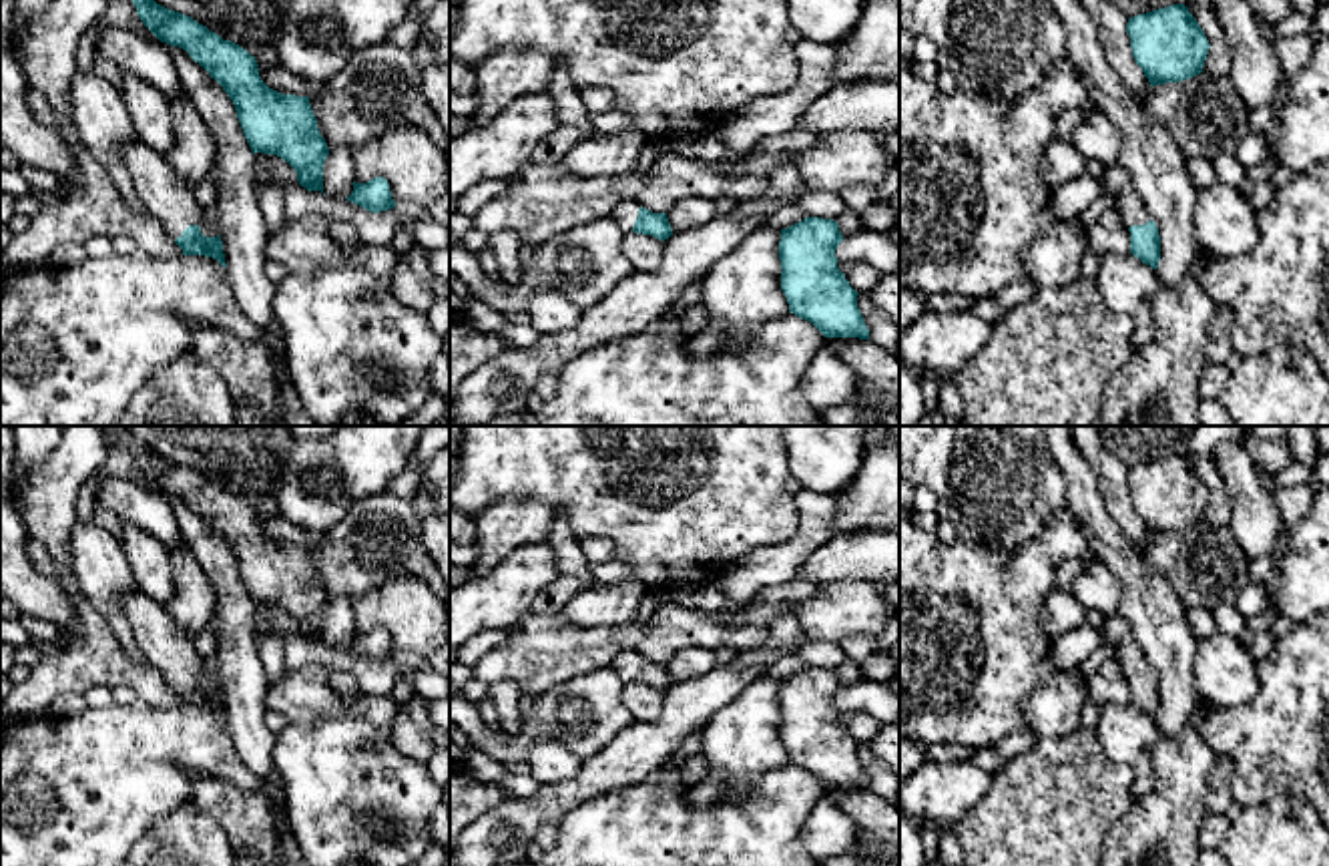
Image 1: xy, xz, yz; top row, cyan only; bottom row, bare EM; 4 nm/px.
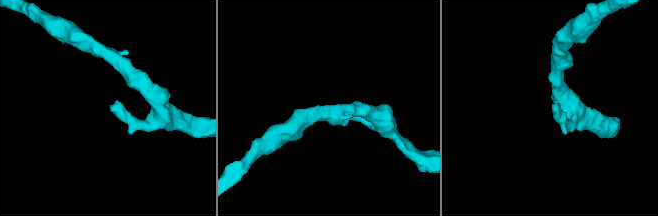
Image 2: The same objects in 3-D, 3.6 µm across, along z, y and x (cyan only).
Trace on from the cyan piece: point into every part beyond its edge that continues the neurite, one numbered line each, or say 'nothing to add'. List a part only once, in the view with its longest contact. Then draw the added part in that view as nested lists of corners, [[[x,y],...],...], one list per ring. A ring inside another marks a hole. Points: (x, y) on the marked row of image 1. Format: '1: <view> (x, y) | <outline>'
1: xy (161, 189) | [[[143,141],[124,147],[126,167],[137,197],[177,239],[189,225],[201,223],[201,207],[187,181],[171,167],[167,155]]]

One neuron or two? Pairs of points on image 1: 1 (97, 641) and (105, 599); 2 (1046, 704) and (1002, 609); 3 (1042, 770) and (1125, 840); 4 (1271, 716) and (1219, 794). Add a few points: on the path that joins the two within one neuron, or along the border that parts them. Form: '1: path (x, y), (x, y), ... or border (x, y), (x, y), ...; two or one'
1: border (75, 575), (79, 591), (129, 654); two
2: border (1056, 670), (1024, 702), (1024, 726); two
3: border (1137, 800), (1113, 826), (1103, 844); two
4: border (1217, 754), (1225, 754), (1233, 762), (1233, 800); two

